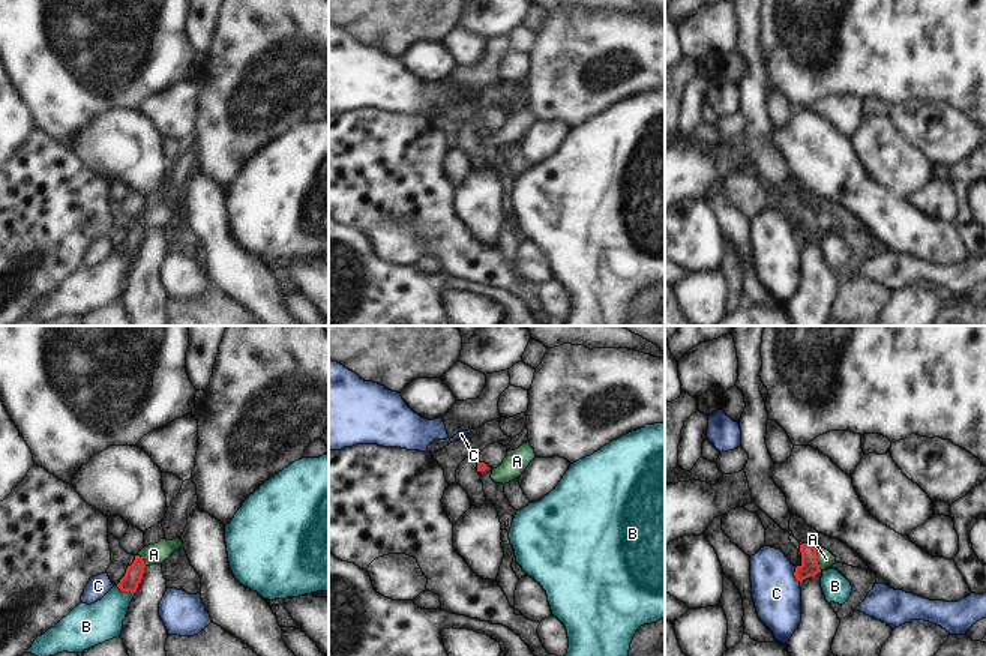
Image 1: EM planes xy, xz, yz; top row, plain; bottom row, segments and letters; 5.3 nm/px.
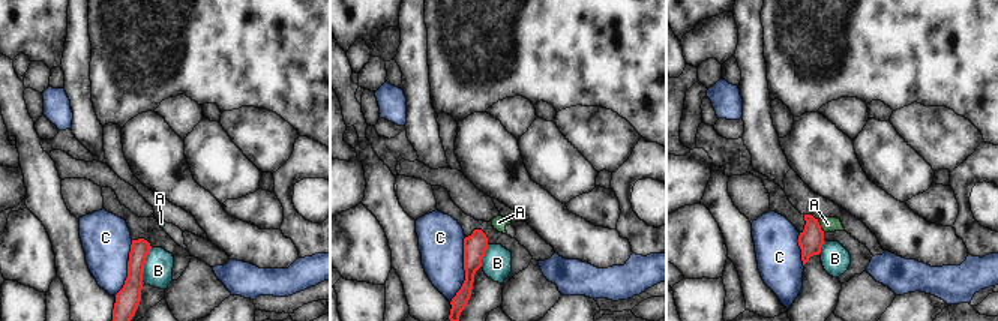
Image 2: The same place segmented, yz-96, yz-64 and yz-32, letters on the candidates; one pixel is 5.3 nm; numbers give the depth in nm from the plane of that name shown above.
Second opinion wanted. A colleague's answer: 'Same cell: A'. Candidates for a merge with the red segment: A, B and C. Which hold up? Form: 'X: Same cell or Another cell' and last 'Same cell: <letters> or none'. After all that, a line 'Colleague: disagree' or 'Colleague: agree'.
A: Another cell
B: Another cell
C: Another cell
Same cell: none.
Colleague: disagree

